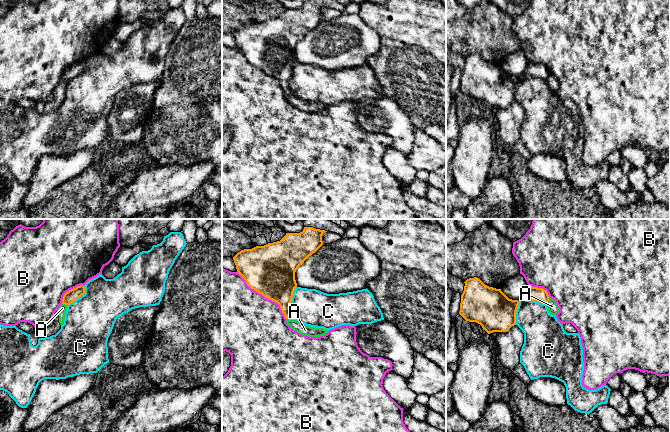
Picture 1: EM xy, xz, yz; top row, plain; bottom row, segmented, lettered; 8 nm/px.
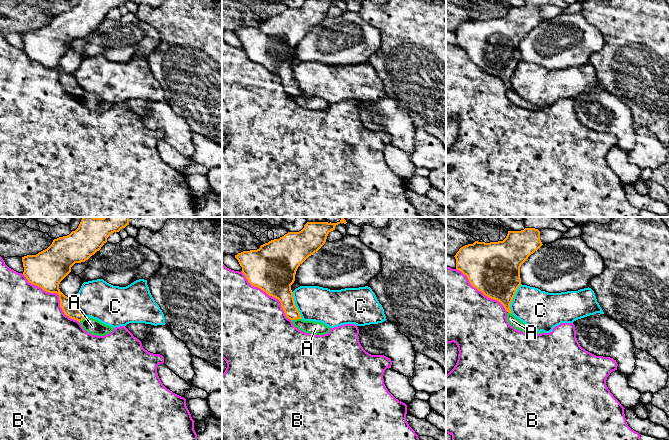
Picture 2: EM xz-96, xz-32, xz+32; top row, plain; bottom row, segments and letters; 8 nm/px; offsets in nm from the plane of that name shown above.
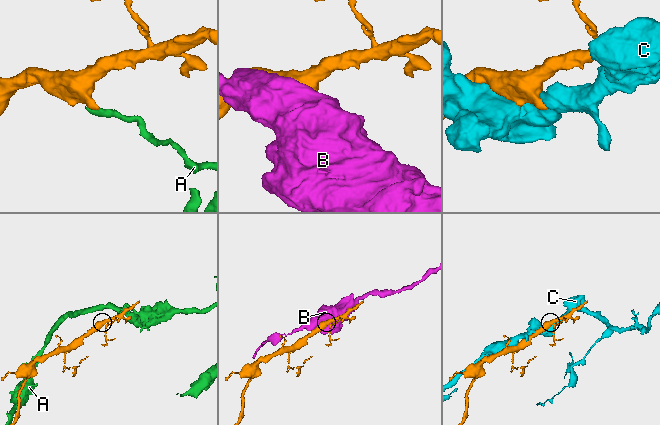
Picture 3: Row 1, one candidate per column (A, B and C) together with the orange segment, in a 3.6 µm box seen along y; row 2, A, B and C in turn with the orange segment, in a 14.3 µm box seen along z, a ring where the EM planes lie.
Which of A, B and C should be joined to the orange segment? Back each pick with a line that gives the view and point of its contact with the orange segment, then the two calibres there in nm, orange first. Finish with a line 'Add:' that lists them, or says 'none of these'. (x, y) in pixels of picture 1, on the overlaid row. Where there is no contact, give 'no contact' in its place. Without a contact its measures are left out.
Add: none of these

